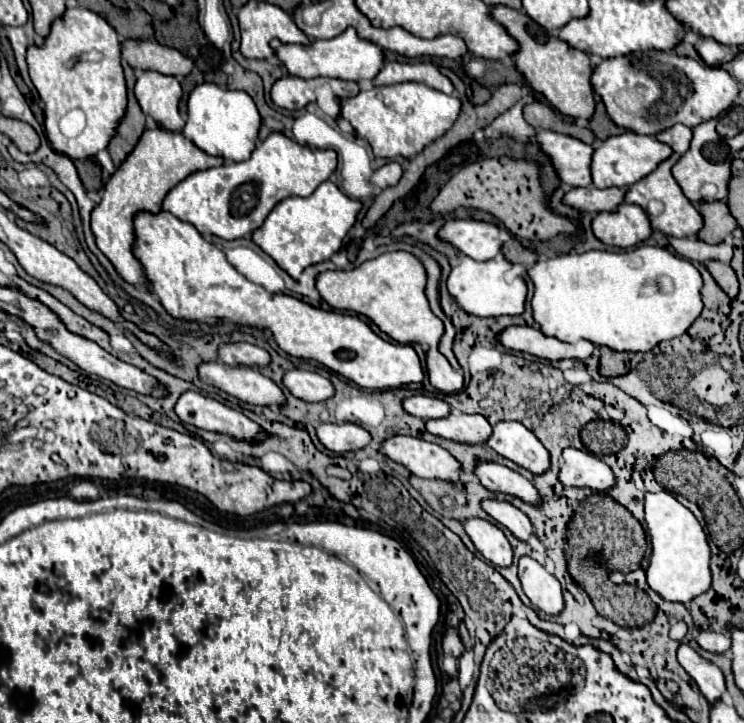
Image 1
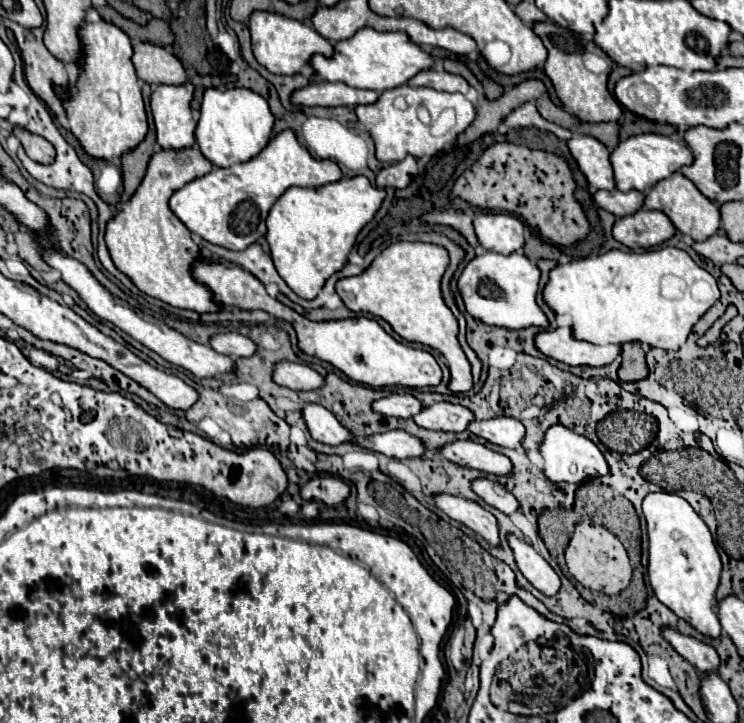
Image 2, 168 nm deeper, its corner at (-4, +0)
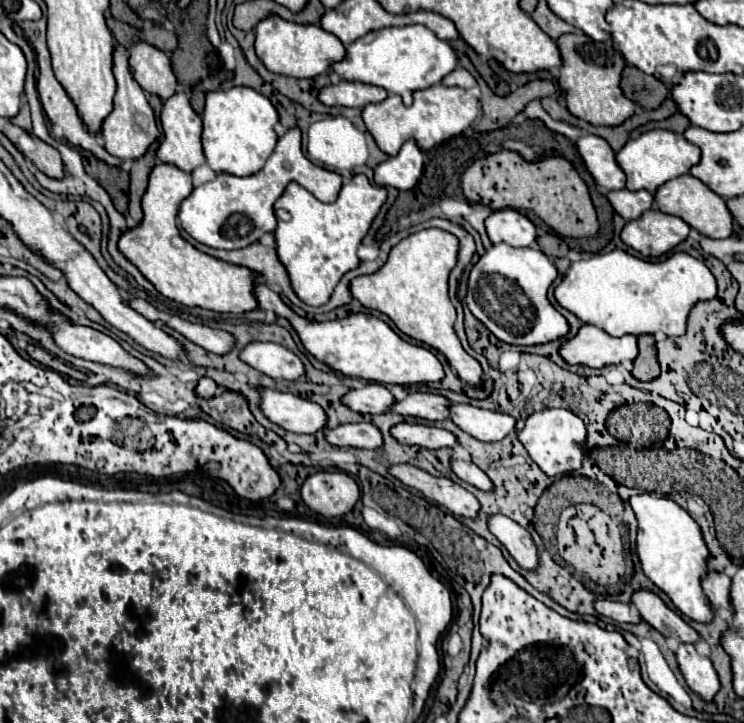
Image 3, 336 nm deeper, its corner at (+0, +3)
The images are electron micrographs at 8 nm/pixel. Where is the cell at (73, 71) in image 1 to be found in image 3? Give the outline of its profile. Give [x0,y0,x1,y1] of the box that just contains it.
[100,43,158,159]

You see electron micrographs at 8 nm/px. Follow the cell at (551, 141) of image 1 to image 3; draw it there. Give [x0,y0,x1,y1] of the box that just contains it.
[576,133,626,191]

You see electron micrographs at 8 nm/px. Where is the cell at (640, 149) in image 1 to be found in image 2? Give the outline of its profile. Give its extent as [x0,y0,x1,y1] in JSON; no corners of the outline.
[610,134,694,192]

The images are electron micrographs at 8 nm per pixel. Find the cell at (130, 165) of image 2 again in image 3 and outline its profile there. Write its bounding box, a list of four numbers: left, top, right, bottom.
[128,147,156,223]

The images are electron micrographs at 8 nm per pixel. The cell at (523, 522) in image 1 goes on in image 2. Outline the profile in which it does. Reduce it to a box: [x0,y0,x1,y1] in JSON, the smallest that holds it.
[472,478,518,514]

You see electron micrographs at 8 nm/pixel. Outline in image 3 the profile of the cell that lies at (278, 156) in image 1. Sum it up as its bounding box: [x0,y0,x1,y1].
[178,129,342,249]

